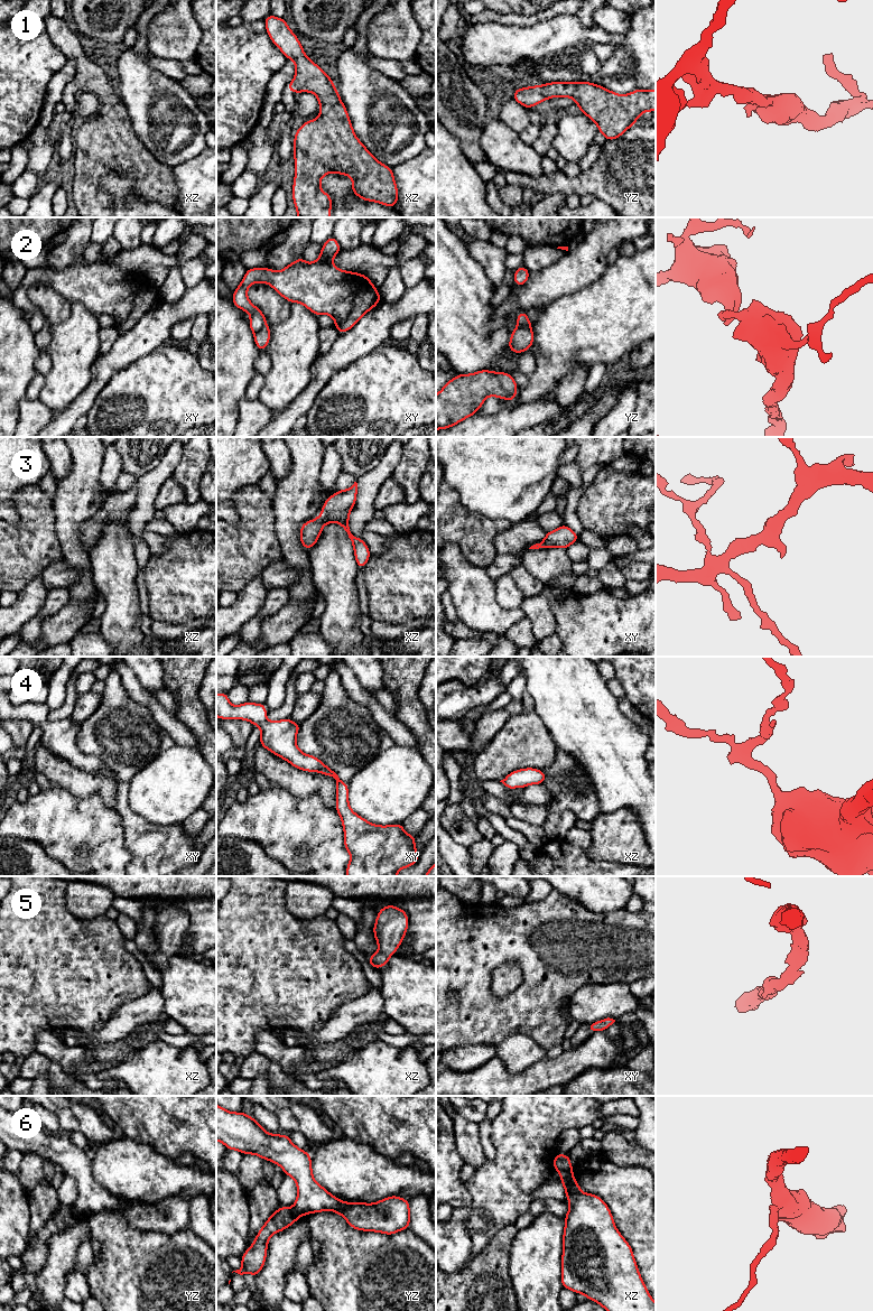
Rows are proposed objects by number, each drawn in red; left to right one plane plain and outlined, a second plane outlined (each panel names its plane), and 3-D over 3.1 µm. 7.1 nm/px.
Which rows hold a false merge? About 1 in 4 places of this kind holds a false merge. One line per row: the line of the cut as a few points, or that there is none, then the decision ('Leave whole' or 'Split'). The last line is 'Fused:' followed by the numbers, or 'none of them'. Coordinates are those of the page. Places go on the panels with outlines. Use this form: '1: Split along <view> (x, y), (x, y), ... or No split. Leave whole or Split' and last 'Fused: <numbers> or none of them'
1: No split. Leave whole
2: Split along xy (265, 324), (254, 334). Split
3: No split. Leave whole
4: No split. Leave whole
5: No split. Leave whole
6: Split along xz (570, 1171), (562, 1180). Split
Fused: 2, 6

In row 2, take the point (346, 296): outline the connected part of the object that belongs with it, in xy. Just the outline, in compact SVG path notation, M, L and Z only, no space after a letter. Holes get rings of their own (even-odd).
M333 235L322 245L319 258L307 263L303 257L288 264L284 270L275 271L268 268L247 269L240 286L233 291L232 301L235 307L251 314L249 325L251 332L257 334L266 325L266 316L250 303L247 290L254 282L270 285L280 296L291 303L301 303L313 314L319 316L327 314L335 320L335 328L343 334L351 329L360 318L374 308L381 300L374 283L365 275L337 269L332 259L342 250Z

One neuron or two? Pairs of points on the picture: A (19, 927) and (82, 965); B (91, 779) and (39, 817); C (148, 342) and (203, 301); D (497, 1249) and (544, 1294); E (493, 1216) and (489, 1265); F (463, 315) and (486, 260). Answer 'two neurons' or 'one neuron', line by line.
A: one neuron
B: two neurons
C: one neuron
D: two neurons
E: two neurons
F: two neurons

